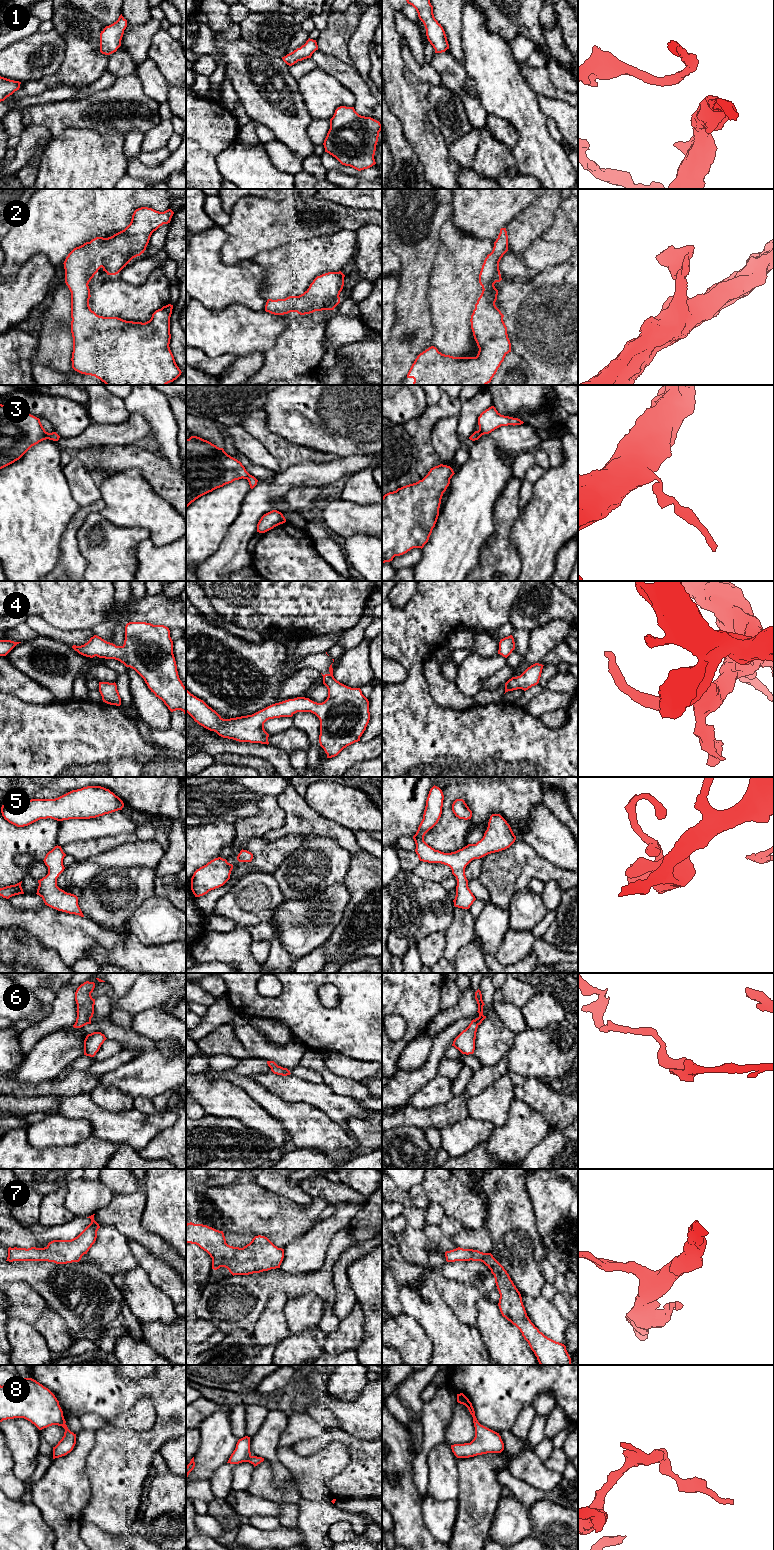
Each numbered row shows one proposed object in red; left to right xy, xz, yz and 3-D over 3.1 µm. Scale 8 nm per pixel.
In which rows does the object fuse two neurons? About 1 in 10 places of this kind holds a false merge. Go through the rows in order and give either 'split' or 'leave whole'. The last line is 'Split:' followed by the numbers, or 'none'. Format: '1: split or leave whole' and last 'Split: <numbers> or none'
1: leave whole
2: leave whole
3: leave whole
4: leave whole
5: leave whole
6: leave whole
7: leave whole
8: leave whole
Split: none

